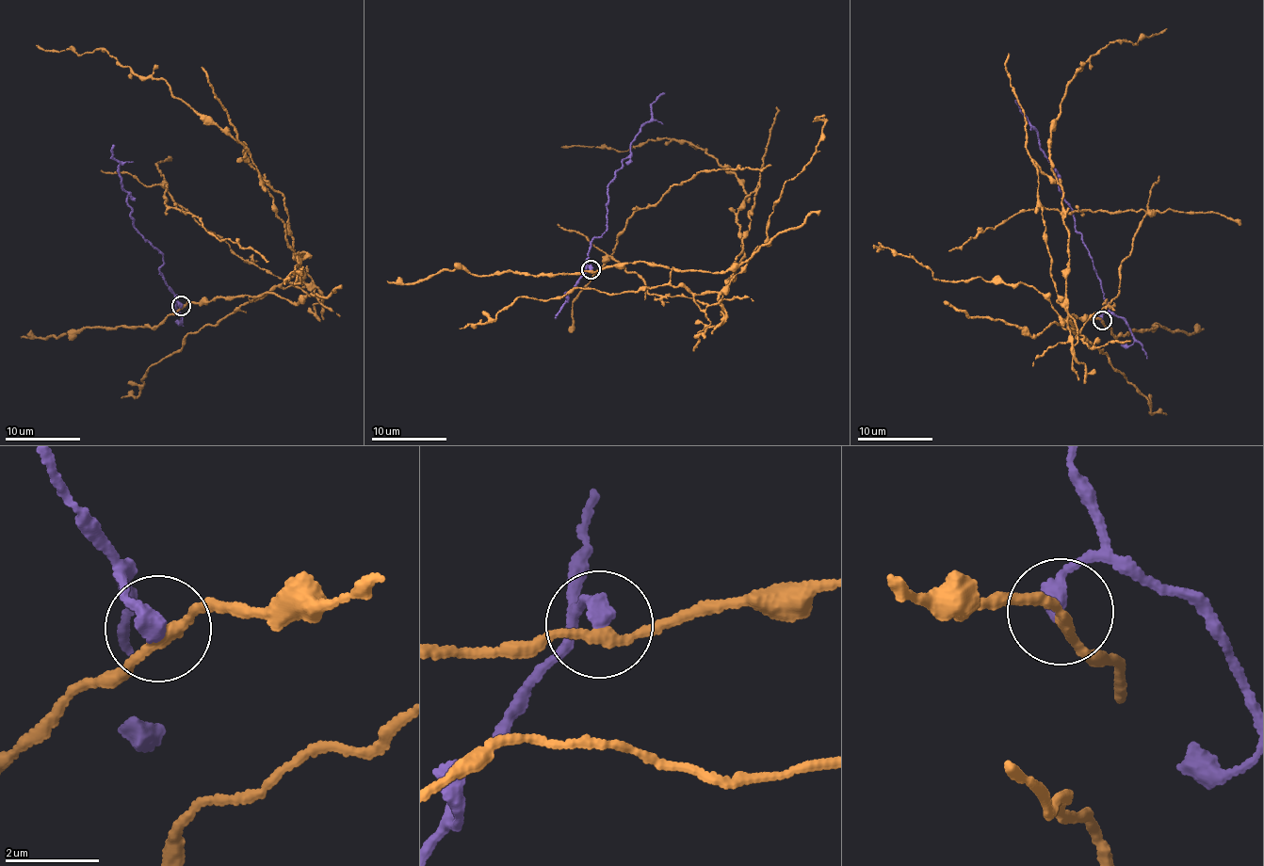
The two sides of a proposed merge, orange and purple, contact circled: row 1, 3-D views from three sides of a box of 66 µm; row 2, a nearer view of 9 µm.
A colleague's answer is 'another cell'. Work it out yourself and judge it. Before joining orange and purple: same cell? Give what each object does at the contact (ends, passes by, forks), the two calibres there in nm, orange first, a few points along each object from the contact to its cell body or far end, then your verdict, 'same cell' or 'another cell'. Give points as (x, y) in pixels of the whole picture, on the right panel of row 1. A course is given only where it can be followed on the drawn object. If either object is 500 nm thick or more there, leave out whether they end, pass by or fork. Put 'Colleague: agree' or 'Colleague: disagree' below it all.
orange passes by; purple ends there; 200 nm thick on the orange side, 380 nm on the other; orange runs (1101, 321), (1073, 315), (1061, 324), (1076, 328), (1068, 320), (1069, 237), (1051, 132), (1090, 56), (1166, 29); purple runs (1101, 321), (1109, 310), (1092, 256), (1076, 230), (1056, 169), (1041, 147), (1037, 131), (1014, 99); another cell
Colleague: agree

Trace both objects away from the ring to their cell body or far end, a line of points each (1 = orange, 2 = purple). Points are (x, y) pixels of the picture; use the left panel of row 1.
1: (182, 306), (250, 301), (299, 272), (283, 195), (244, 144), (167, 82), (102, 48), (37, 45)
2: (182, 306), (159, 268), (162, 252), (133, 227), (127, 193), (120, 180), (120, 164), (111, 157), (113, 145)

